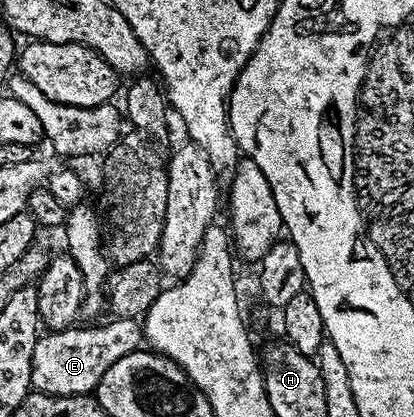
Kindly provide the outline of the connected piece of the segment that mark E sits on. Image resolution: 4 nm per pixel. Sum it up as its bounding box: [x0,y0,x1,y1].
[32,318,142,395]

